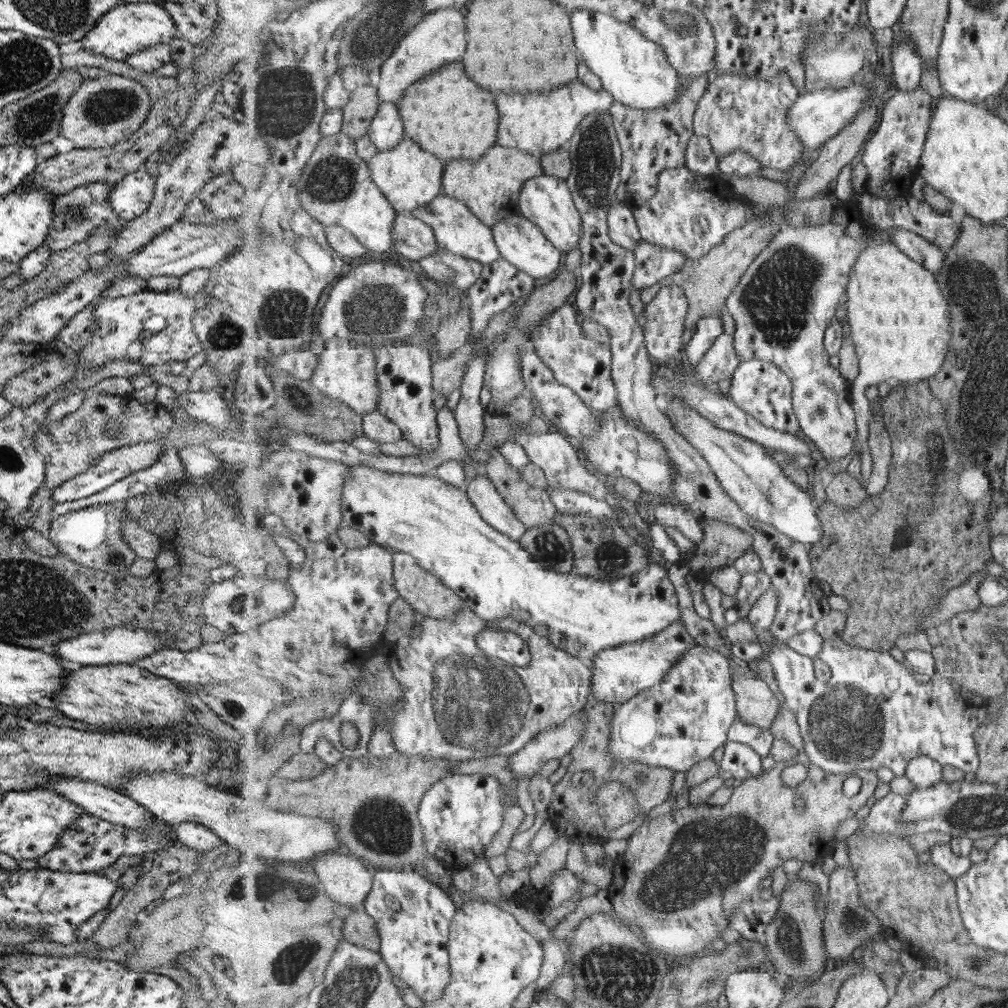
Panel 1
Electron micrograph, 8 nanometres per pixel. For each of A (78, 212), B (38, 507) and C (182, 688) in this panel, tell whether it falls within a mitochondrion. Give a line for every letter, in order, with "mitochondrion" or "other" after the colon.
A: mitochondrion
B: other
C: other

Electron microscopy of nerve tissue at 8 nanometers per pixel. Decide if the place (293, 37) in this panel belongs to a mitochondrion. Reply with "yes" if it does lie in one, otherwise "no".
no

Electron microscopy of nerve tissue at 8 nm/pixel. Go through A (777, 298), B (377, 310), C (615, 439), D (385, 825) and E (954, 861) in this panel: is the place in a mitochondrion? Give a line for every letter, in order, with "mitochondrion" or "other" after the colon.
A: mitochondrion
B: mitochondrion
C: mitochondrion
D: mitochondrion
E: other

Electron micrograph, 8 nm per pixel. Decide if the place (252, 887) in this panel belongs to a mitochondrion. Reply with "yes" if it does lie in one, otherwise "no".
yes

